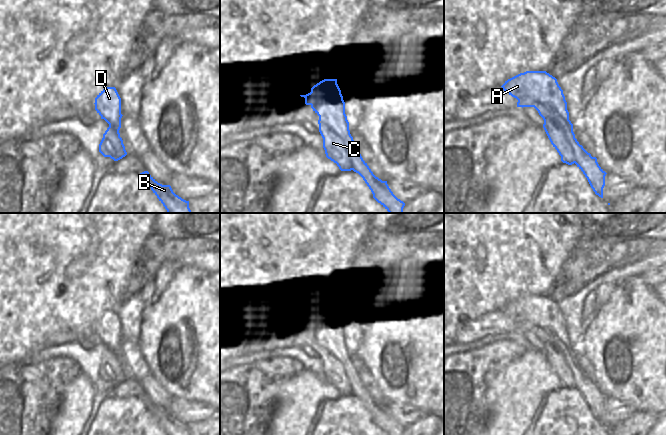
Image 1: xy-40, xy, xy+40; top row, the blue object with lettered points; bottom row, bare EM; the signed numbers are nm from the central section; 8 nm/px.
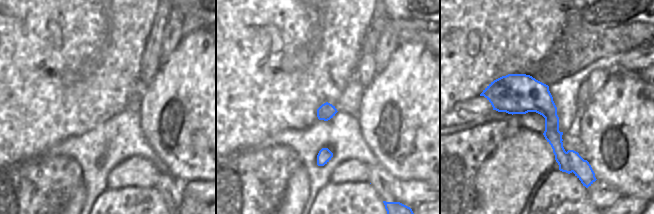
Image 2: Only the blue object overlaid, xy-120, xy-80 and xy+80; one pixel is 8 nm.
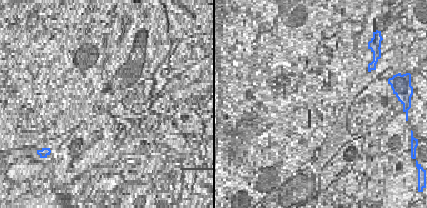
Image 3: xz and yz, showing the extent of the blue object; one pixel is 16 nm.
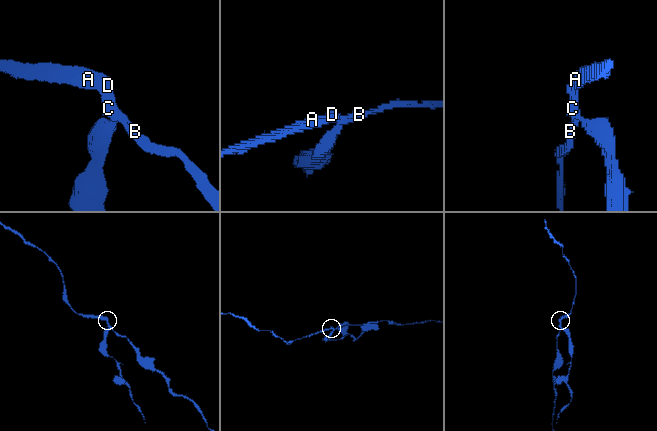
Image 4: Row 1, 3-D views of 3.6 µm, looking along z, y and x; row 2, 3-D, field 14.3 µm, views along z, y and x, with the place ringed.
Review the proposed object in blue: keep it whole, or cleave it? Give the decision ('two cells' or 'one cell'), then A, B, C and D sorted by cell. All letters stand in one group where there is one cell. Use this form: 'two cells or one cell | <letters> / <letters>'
two cells | A B D / C

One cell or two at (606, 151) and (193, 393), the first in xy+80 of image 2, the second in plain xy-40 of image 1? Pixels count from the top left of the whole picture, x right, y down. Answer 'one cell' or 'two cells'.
one cell

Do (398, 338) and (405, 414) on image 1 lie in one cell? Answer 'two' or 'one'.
two

